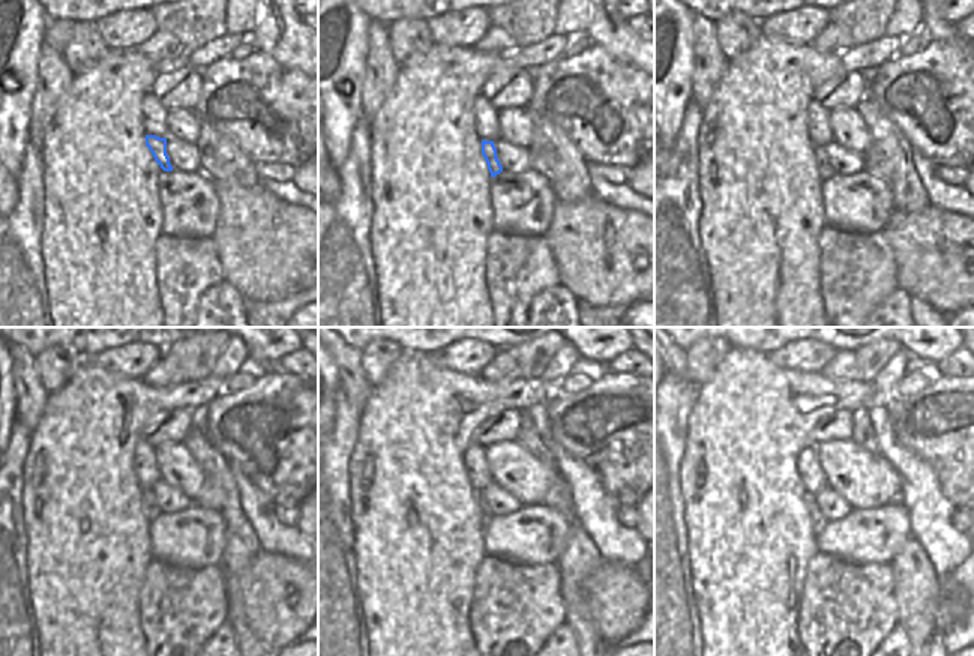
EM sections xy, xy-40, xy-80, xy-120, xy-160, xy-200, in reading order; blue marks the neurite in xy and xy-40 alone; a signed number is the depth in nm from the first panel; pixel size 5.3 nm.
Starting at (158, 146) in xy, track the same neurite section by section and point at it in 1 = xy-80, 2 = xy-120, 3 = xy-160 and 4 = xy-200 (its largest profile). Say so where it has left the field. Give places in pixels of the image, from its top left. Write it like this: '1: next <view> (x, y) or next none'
1: next xy-80 (824, 170)
2: next xy-120 (150, 509)
3: next xy-160 (485, 512)
4: next xy-200 (817, 520)

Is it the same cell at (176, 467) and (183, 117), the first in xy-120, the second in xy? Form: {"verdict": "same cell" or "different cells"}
{"verdict": "same cell"}

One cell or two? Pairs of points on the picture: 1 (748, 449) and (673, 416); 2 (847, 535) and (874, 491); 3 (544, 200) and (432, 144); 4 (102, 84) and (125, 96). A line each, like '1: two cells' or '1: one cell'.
1: two cells
2: two cells
3: two cells
4: one cell

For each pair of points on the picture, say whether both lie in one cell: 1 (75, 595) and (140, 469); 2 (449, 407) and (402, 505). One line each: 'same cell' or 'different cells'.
1: different cells
2: same cell

